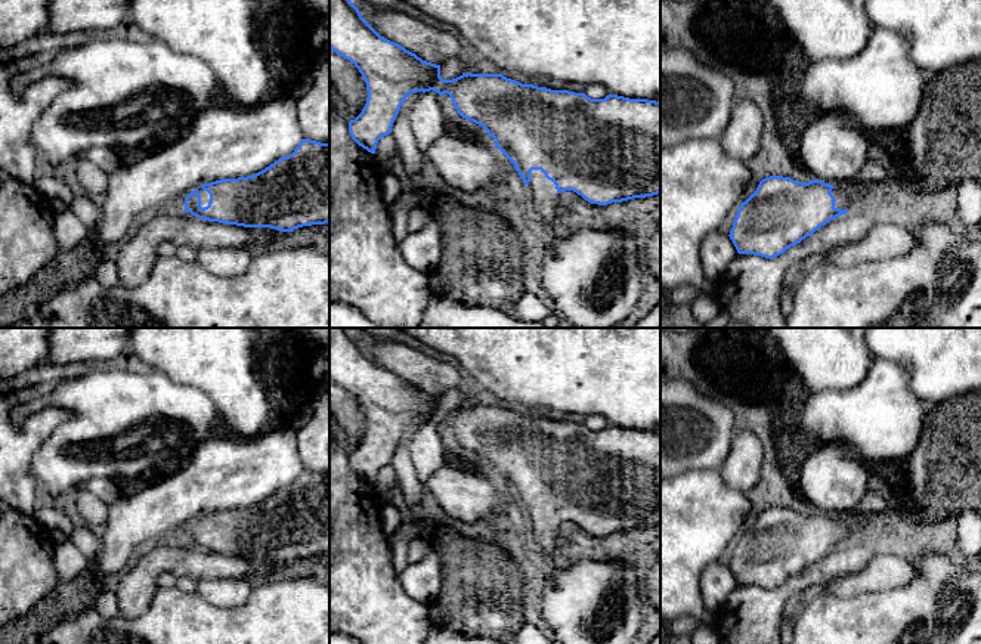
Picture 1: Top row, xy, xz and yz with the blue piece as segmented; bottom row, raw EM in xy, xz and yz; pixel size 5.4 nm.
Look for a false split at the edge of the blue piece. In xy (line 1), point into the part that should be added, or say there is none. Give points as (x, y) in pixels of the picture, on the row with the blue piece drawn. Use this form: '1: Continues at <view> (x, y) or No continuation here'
1: Continues at xy (204, 195)

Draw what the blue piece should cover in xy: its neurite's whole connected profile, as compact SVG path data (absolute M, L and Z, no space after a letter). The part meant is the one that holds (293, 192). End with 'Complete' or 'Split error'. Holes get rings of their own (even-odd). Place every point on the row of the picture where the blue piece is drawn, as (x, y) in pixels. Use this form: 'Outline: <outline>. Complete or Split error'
Outline: M303 139L293 154L238 179L204 183L185 198L192 216L282 232L329 222L329 143Z. Split error

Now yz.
Outline: M770 176L740 204L730 239L739 254L774 258L818 227L878 199L881 186L833 186Z. Split error

